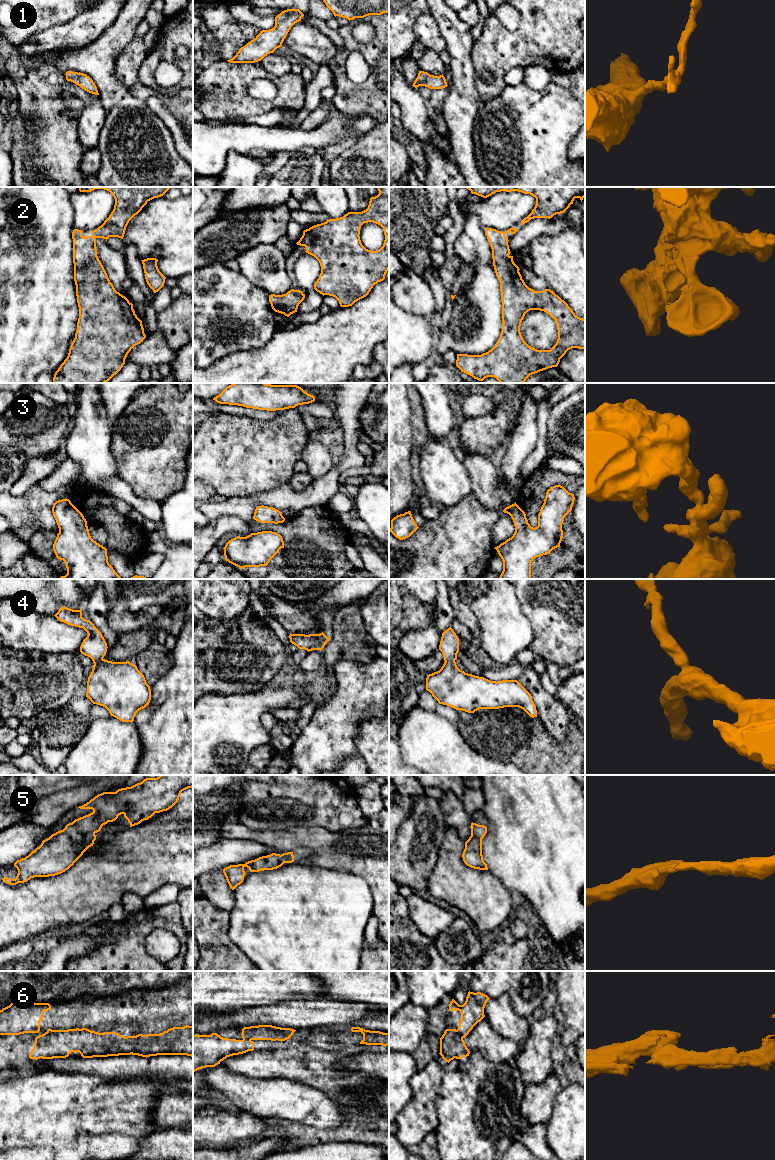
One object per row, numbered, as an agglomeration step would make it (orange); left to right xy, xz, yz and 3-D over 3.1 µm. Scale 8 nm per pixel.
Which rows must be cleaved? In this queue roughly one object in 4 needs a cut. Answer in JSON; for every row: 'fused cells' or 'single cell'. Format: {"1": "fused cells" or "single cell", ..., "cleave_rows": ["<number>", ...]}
{"1": "single cell", "2": "single cell", "3": "single cell", "4": "single cell", "5": "single cell", "6": "single cell", "cleave_rows": []}

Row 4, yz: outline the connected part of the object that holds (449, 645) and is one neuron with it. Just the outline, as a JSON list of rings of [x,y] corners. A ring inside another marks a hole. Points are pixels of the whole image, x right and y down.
[[[451,627],[442,633],[439,650],[445,662],[439,671],[426,678],[426,690],[439,704],[468,713],[479,709],[519,707],[530,717],[537,717],[531,694],[517,680],[490,681],[457,667],[459,638]]]

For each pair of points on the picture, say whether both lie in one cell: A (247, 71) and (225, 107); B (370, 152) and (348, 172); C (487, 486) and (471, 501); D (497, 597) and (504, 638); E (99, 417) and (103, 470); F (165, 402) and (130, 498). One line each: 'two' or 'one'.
A: one
B: one
C: two
D: one
E: one
F: two

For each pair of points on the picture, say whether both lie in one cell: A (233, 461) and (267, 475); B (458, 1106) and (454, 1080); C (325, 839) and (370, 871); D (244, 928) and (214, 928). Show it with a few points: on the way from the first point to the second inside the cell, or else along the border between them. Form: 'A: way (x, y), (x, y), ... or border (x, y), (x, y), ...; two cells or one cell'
A: way (241, 461), (253, 461), (259, 467); one cell
B: way (457, 1100), (455, 1086); one cell
C: way (332, 852), (357, 860); one cell
D: border (228, 912), (228, 937), (240, 949); two cells

